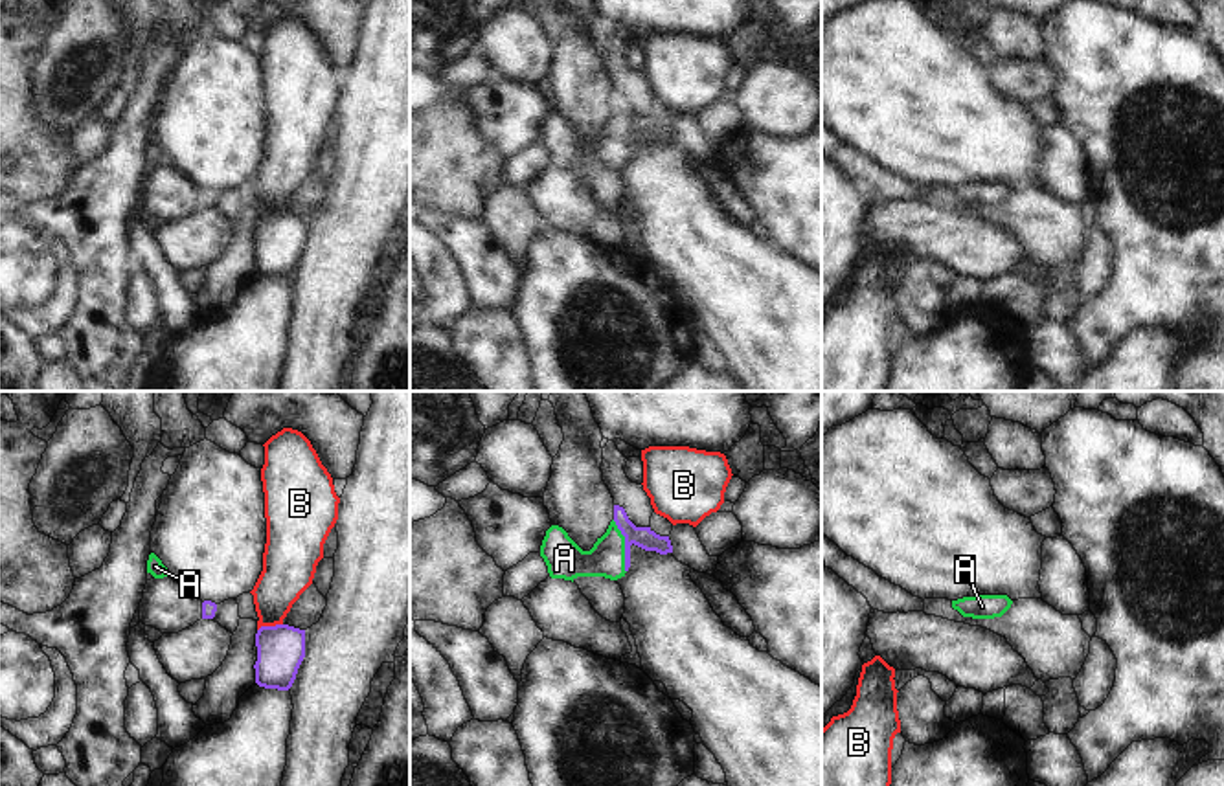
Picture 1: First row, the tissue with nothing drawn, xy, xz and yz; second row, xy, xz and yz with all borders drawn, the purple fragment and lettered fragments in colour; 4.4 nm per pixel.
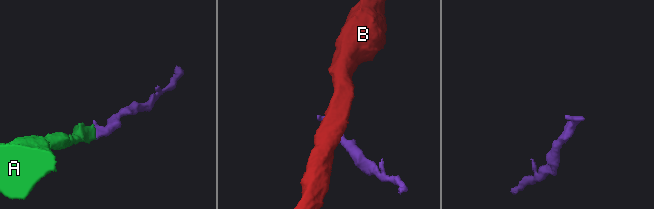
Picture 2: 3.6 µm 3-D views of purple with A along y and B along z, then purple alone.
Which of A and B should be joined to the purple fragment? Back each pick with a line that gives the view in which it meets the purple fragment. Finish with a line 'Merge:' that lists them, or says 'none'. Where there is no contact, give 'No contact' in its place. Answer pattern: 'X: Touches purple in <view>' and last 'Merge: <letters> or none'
A: Touches purple in xz
Merge: A

